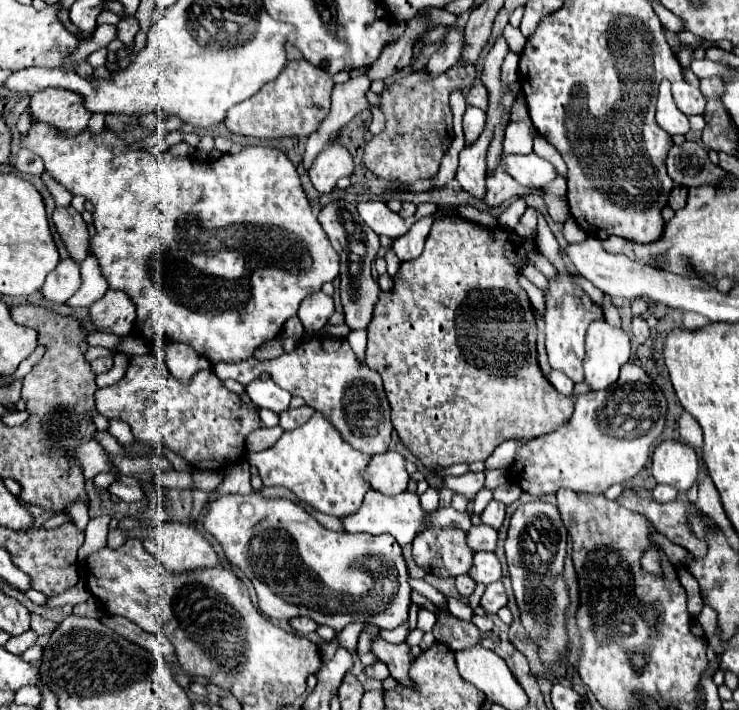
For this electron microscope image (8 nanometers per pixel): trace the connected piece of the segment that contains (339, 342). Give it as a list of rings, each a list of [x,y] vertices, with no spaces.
[[[314,337],[310,341],[302,341],[292,353],[284,353],[278,359],[256,361],[252,357],[242,363],[218,363],[212,367],[212,371],[220,379],[234,379],[244,387],[262,373],[268,373],[276,385],[292,395],[302,397],[314,411],[324,413],[344,441],[348,441],[354,449],[368,455],[388,451],[394,427],[390,421],[390,403],[386,399],[382,379],[376,371],[368,369],[366,363],[356,359],[346,339]]]

